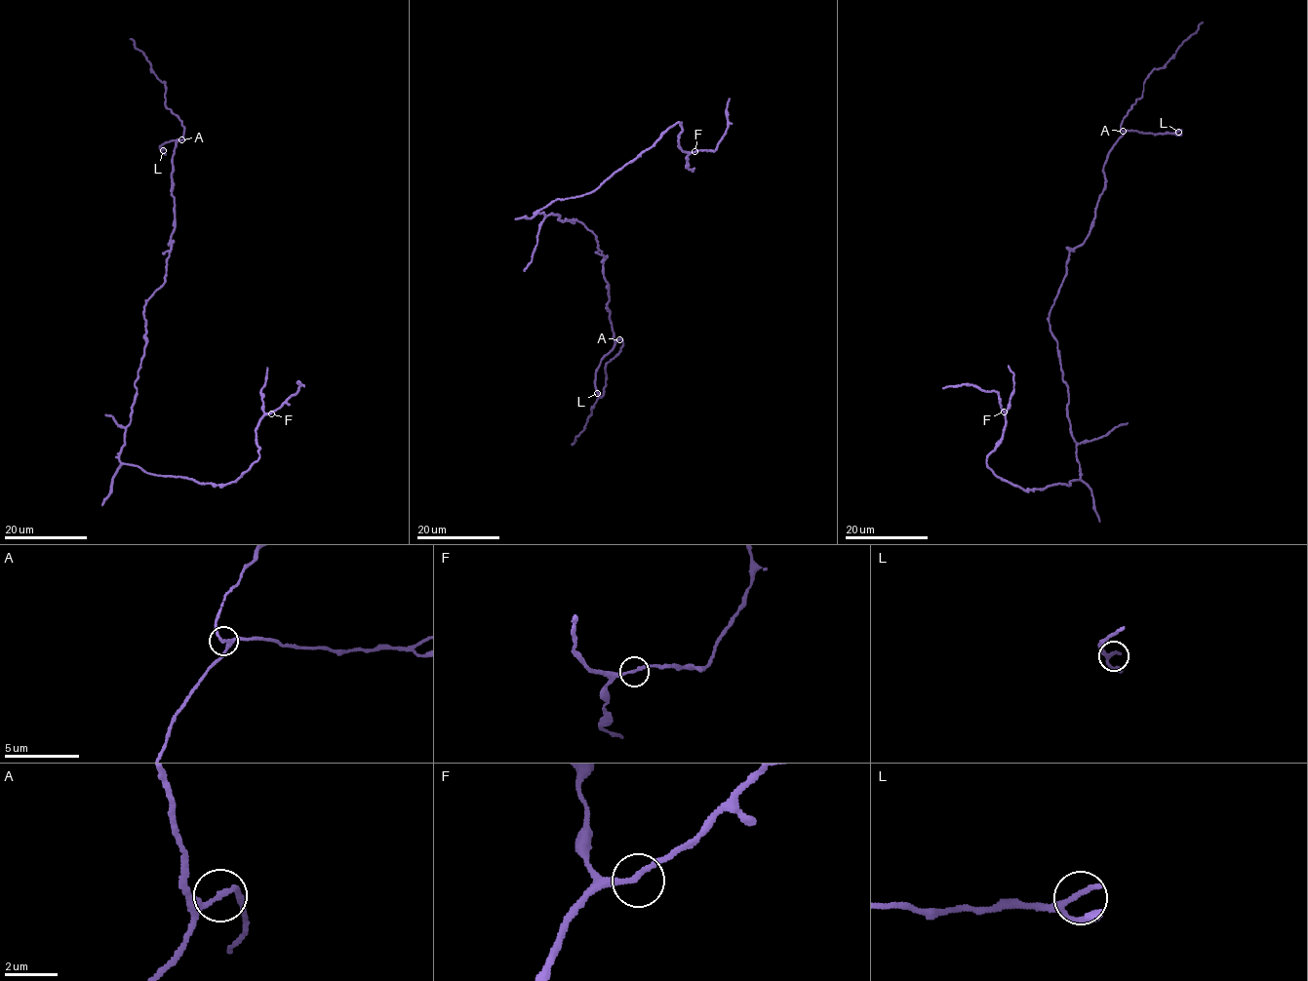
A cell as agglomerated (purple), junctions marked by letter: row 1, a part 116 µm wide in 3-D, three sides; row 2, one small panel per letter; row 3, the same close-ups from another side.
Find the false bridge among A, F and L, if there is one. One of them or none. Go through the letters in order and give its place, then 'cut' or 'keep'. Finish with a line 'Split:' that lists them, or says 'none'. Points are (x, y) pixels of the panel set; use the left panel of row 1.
A: (181, 139) | keep
F: (271, 413) | keep
L: (163, 150) | keep
Split: none

